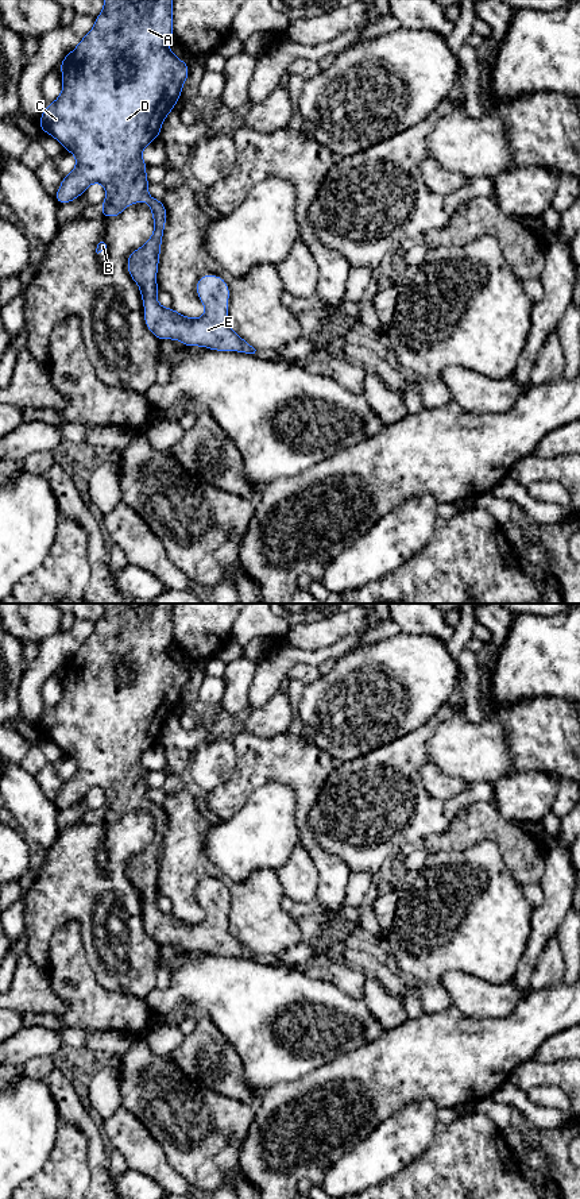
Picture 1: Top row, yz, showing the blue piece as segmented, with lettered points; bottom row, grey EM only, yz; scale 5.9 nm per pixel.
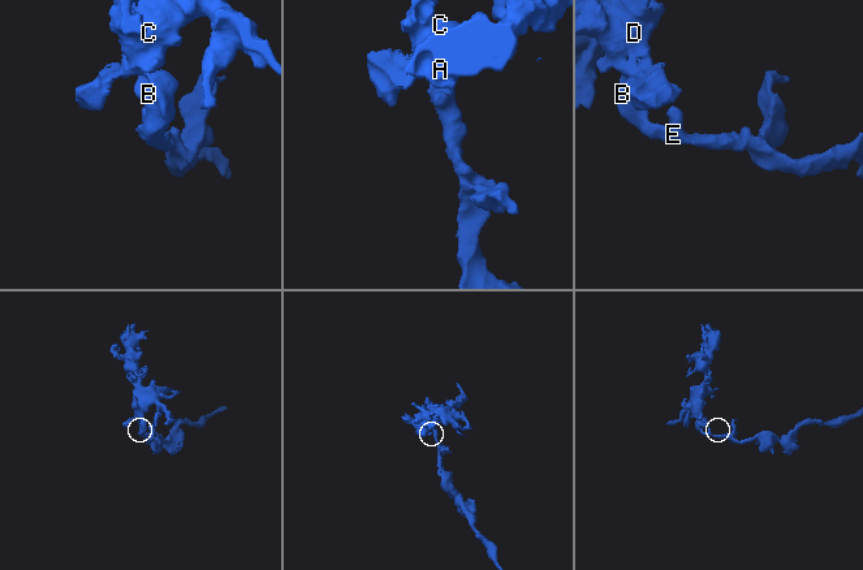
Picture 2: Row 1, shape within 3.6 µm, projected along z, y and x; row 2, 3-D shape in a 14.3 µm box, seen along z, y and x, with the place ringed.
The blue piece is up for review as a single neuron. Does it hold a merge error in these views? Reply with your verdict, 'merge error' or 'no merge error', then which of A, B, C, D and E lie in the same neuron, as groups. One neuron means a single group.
no merge error; groups A B C D E

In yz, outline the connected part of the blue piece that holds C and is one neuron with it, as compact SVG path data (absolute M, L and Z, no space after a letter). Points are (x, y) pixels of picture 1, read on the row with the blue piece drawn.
M104 0L104 9L94 18L93 30L59 63L62 93L49 107L43 107L39 122L42 132L54 136L77 159L76 169L63 176L54 198L59 205L67 204L84 194L90 184L100 182L107 190L100 208L105 217L116 217L125 207L146 201L152 211L154 234L146 244L129 254L127 262L128 273L142 292L146 327L161 342L178 339L189 347L255 354L256 350L229 328L229 288L221 277L206 274L197 281L196 292L206 308L200 319L189 319L173 308L162 308L156 301L156 271L166 207L147 192L150 182L142 150L159 138L162 123L181 99L189 76L189 63L177 58L167 47L171 38L173 0Z

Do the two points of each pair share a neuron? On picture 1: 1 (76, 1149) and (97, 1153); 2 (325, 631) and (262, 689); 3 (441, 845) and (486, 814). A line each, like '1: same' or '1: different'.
1: different
2: different
3: same

